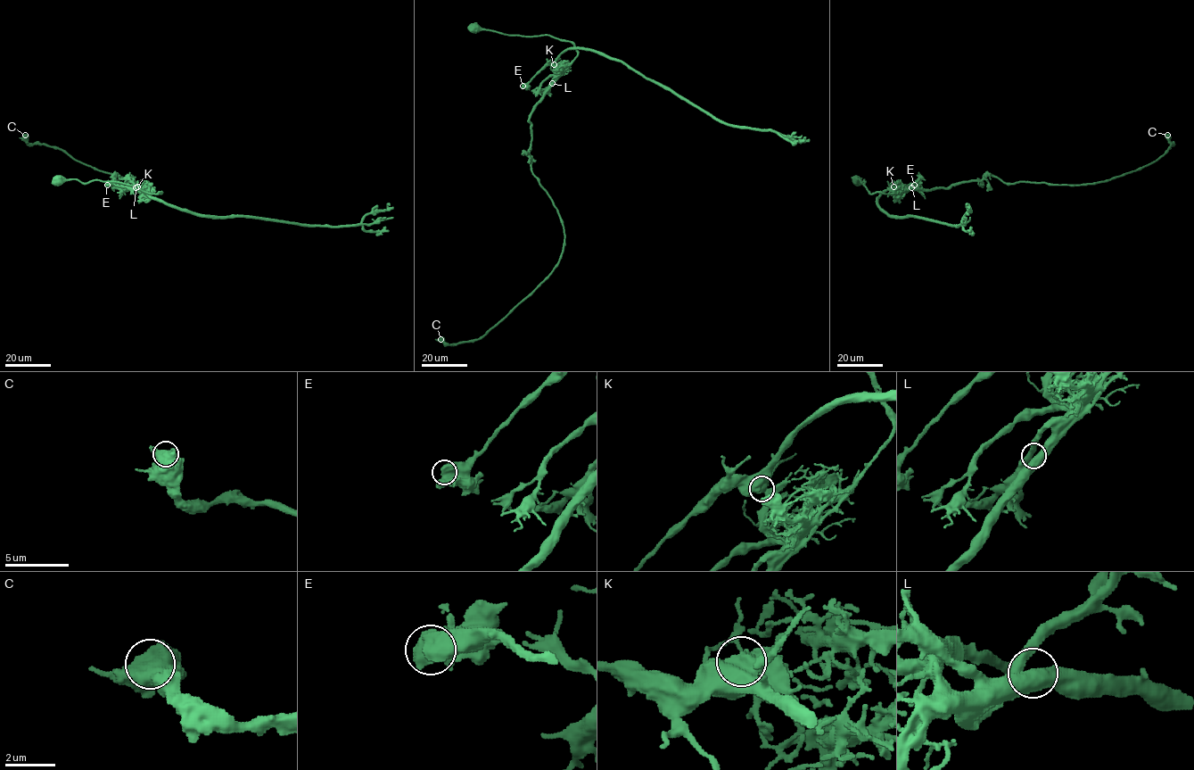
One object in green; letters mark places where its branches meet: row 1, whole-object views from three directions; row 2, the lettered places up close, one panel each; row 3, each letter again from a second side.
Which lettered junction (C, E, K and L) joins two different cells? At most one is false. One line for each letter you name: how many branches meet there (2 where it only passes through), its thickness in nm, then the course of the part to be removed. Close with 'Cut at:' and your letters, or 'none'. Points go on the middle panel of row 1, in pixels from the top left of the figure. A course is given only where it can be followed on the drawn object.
K: Branches: 2. Thickness 700 nm. Course of the part to remove: (554, 64), (567, 49), (590, 49), (618, 59), (728, 124), (772, 129), (790, 139), (802, 141), (805, 136)
Cut at: K

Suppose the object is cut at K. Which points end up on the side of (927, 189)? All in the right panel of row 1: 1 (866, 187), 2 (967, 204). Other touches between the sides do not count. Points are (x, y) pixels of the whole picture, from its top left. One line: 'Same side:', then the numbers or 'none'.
Same side: 1

